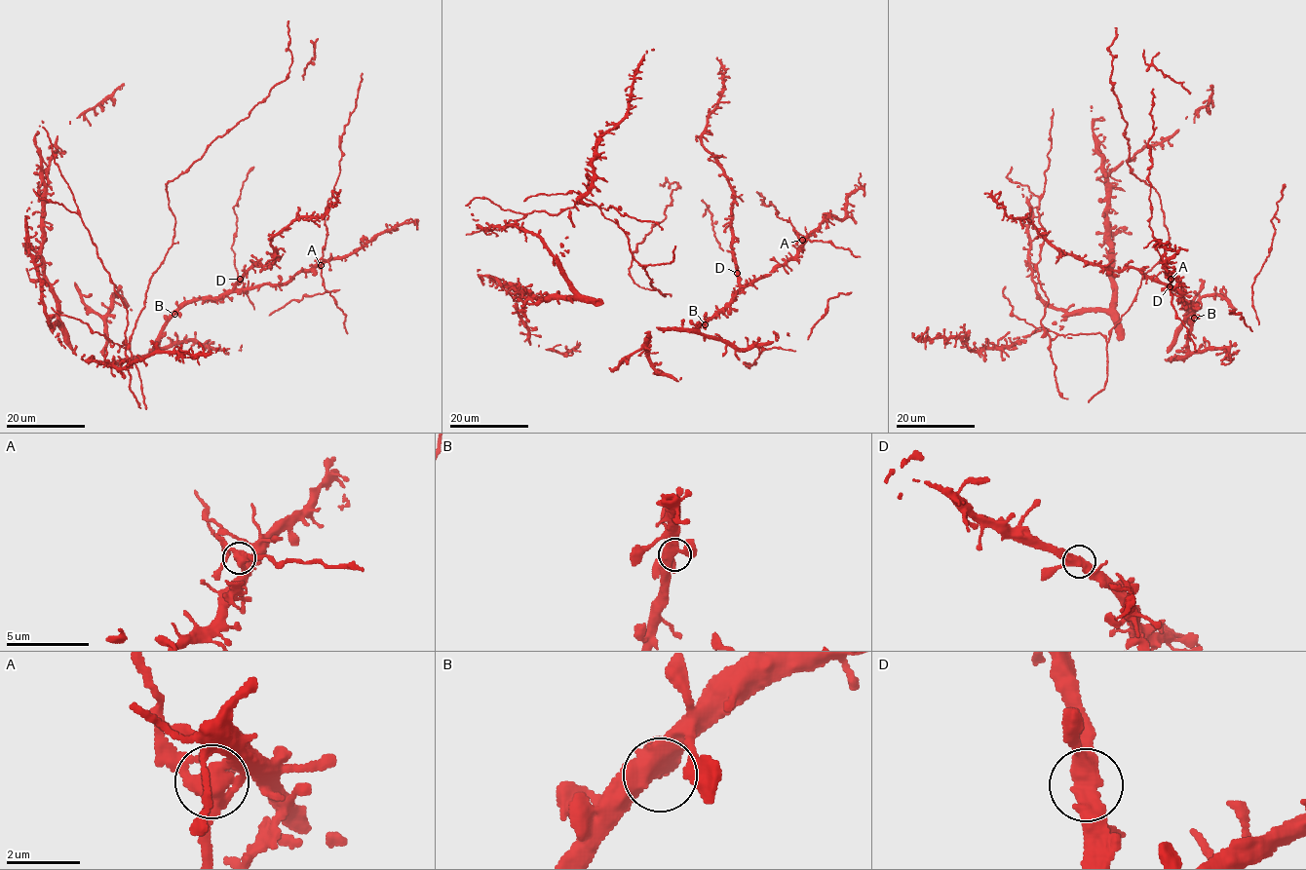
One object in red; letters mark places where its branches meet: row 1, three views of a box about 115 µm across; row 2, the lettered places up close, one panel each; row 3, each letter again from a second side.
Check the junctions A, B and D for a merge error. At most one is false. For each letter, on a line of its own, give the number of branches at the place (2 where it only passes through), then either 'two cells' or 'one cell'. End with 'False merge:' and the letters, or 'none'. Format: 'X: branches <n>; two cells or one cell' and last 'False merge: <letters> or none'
A: branches 3; two cells
B: branches 3; one cell
D: branches 3; one cell
False merge: A

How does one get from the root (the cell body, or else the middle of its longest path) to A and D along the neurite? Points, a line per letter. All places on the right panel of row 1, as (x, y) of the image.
A: (1193, 315), (1194, 305), (1187, 306), (1182, 298), (1185, 294), (1181, 295), (1181, 283), (1174, 277), (1171, 280)
D: (1193, 315), (1194, 305), (1187, 306), (1170, 286)

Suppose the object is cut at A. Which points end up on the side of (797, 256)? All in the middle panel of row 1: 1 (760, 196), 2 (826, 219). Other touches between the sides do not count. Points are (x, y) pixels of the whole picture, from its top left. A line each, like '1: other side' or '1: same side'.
1: other side
2: same side

